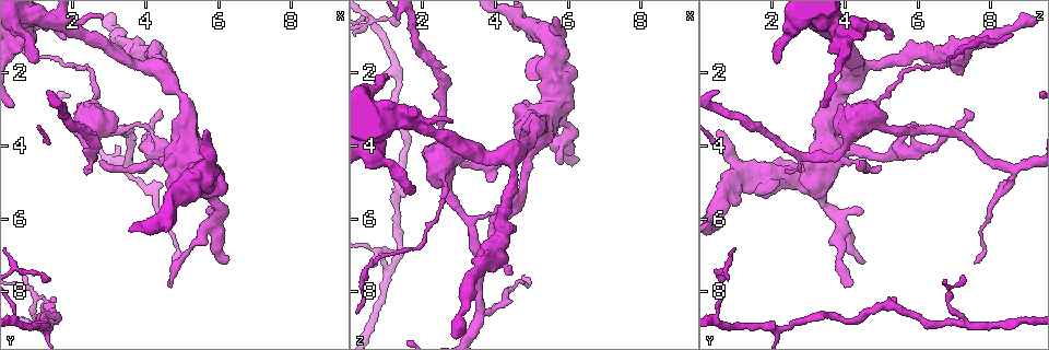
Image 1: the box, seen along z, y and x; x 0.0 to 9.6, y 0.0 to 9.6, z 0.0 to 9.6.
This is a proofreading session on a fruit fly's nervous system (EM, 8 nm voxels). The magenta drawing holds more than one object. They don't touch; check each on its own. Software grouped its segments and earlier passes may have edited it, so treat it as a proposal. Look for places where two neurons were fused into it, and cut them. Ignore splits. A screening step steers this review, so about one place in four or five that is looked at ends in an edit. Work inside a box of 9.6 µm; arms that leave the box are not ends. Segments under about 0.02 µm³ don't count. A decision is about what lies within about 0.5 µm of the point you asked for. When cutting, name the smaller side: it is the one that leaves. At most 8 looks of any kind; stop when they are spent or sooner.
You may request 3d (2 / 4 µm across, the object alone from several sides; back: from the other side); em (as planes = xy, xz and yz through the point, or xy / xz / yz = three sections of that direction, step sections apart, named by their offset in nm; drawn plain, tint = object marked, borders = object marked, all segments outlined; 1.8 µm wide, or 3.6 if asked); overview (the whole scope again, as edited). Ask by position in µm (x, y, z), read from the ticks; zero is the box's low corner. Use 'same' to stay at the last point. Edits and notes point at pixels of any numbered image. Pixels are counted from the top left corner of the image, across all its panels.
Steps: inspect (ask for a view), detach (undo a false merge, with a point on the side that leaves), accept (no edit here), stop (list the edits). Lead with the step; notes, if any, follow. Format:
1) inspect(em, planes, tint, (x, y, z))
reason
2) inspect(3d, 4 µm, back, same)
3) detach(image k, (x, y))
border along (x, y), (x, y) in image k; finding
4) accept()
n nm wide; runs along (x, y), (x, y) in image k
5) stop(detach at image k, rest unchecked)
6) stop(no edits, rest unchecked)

inspect(em, 3.6 µm, planes, tint, (5.55, 4.90, 1.95))
sudden change in width

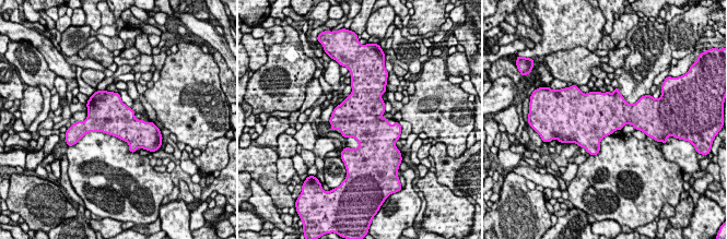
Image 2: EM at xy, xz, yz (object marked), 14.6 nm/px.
accept()
550 nm wide; one neuron here

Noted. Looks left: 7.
inspect(em, planes, tint, (2.55, 3.30, 4.75))
sudden change in width

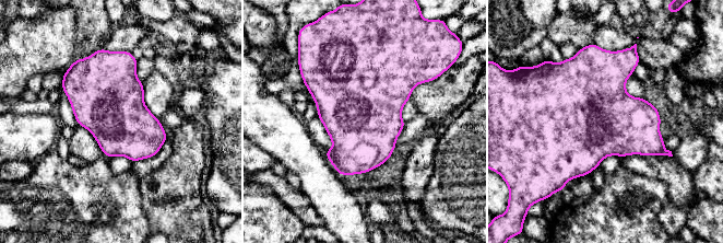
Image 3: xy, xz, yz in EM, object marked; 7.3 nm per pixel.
accept()
all the same neuron

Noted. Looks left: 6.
inspect(em, xz, step 8, tint, (1.30, 9.00, 2.10))

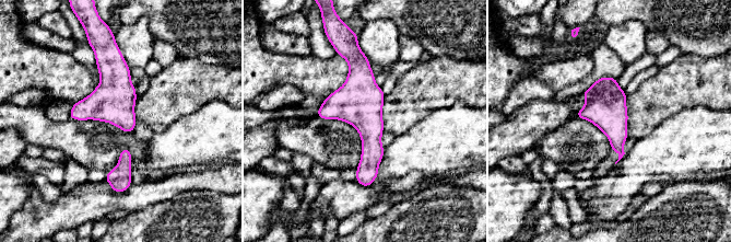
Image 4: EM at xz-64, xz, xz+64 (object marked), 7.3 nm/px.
inspect(em, planes, borders, same)
another direction

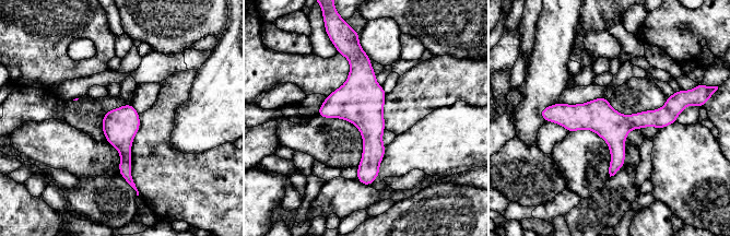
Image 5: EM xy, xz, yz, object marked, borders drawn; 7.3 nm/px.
accept()
runs along (675, 108), (639, 120), (545, 115) in image 5; all the same neuron

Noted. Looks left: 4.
stop(no edits, rest unchecked)

